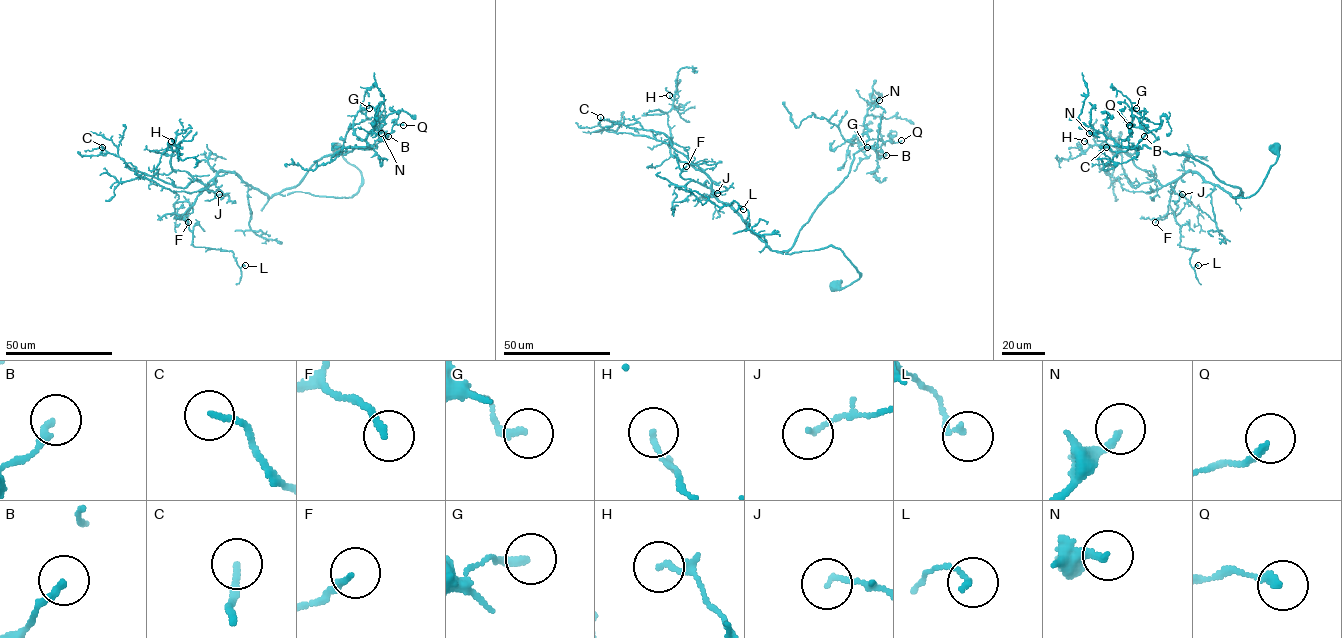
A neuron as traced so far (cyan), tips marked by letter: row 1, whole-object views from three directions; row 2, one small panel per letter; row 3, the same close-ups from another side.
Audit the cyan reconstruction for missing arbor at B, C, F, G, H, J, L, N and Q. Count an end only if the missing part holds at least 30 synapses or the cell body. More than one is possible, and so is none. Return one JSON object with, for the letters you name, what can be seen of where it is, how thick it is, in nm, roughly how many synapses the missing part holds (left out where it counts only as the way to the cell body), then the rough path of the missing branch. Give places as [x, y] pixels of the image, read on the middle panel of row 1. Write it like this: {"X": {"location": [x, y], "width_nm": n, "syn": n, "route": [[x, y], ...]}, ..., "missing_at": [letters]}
{"N": {"location": [879, 100], "width_nm": 190, "syn": 60}, "missing_at": ["N"]}

